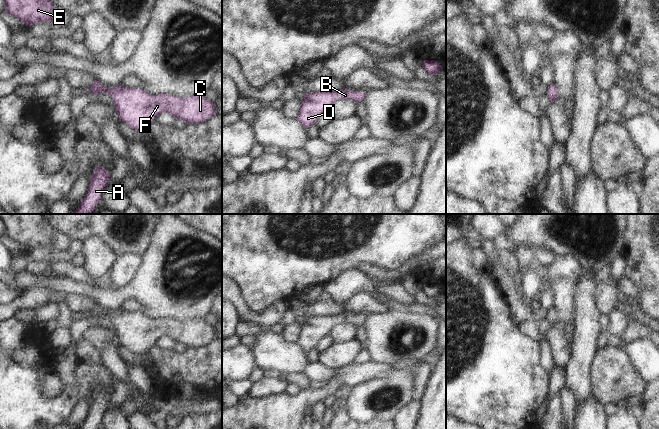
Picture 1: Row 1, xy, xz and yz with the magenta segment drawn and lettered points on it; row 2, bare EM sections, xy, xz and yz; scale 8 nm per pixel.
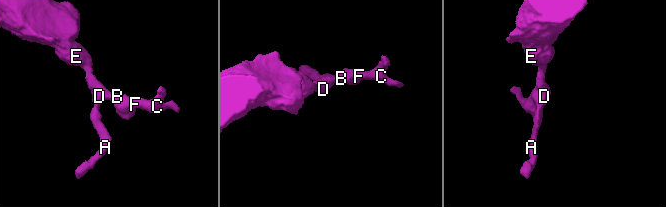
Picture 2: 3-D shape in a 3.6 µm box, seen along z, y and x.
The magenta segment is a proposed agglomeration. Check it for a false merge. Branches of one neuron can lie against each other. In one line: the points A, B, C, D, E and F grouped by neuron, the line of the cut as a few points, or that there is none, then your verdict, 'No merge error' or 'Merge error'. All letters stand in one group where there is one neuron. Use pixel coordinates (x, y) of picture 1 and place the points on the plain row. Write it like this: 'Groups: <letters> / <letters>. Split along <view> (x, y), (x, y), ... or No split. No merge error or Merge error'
Groups: A B C D E F. No split. No merge error

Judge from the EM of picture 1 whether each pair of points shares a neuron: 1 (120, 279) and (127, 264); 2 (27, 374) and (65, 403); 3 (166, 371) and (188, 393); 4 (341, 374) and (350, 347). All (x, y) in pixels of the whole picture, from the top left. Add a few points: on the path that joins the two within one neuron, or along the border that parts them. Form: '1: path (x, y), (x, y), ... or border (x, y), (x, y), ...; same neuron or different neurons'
1: path (121, 275), (125, 268); same neuron
2: path (29, 386), (46, 403), (53, 403); same neuron
3: border (196, 392), (188, 384), (183, 384), (178, 399); different neurons
4: border (352, 363), (333, 370); different neurons

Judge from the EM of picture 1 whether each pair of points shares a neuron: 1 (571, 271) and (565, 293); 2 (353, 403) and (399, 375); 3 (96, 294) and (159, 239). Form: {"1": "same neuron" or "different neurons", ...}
{"1": "different neurons", "2": "same neuron", "3": "same neuron"}

